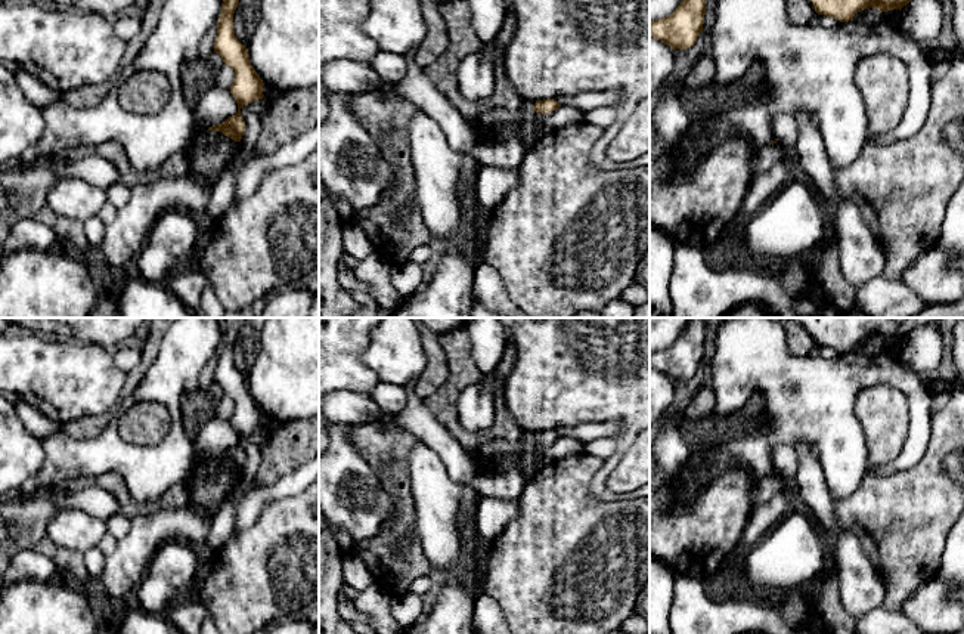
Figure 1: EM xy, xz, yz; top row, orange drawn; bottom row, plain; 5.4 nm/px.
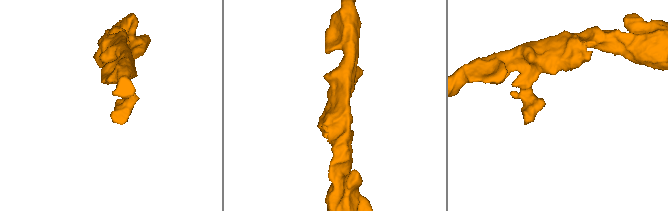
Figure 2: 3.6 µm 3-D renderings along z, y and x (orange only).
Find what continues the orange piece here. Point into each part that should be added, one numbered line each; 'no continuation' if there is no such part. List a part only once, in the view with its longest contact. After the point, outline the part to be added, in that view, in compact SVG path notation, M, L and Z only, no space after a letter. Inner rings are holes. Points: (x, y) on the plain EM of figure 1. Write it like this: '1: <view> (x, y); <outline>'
no continuation

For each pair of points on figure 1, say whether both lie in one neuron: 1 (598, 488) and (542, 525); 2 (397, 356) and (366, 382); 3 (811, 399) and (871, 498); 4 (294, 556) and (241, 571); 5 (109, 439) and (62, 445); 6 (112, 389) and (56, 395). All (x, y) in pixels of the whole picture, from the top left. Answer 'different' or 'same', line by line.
1: different
2: different
3: different
4: same
5: same
6: same

